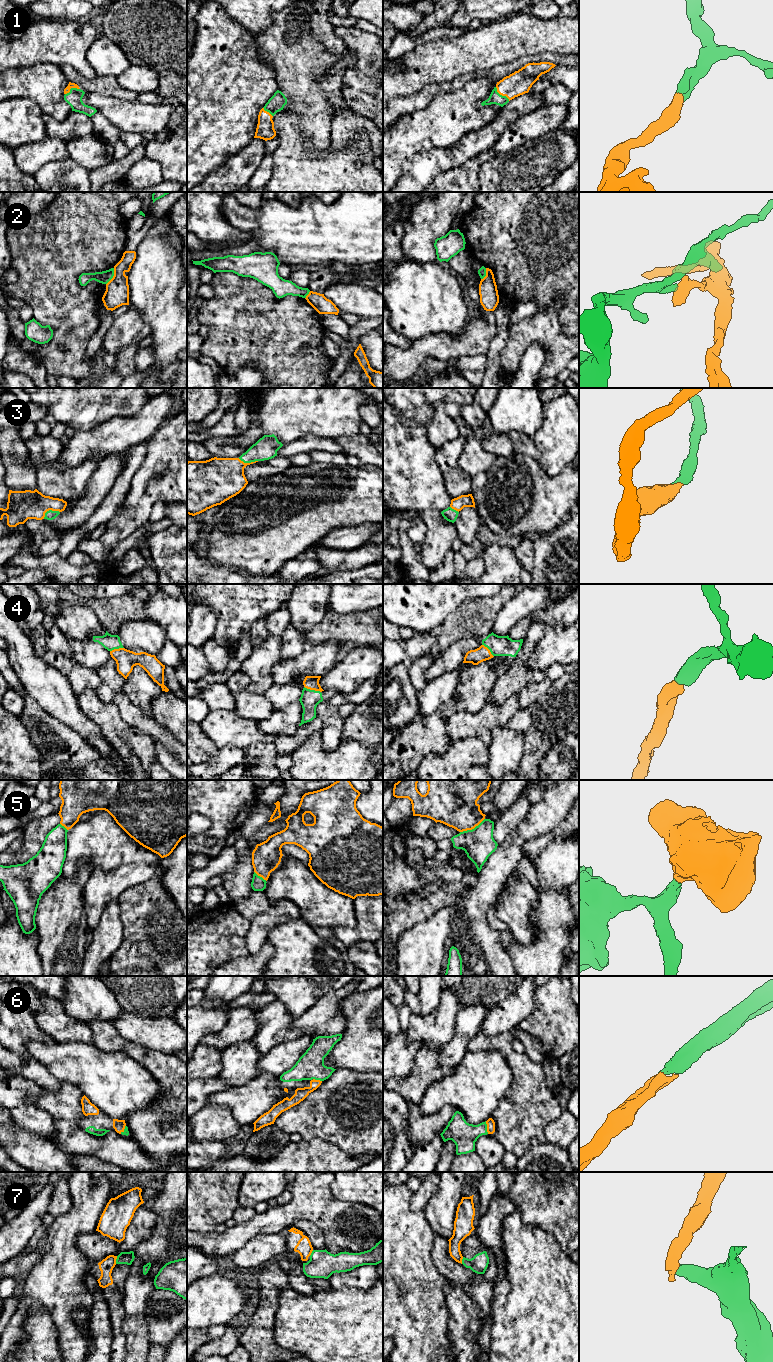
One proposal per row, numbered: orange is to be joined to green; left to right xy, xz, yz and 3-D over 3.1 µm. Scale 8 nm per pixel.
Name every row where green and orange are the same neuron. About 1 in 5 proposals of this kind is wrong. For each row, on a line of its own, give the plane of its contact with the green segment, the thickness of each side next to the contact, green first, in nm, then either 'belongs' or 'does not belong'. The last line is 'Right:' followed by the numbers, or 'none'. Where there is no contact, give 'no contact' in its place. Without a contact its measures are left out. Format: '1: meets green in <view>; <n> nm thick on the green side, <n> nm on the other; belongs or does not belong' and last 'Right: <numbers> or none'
1: meets green in yz; 100 nm thick on the green side, 190 nm on the other; belongs
2: meets green in xy; 100 nm thick on the green side, 190 nm on the other; does not belong
3: meets green in xy; 80 nm thick on the green side, 240 nm on the other; belongs
4: meets green in xz; 150 nm thick on the green side, 110 nm on the other; belongs
5: meets green in yz; 260 nm thick on the green side, 360 nm on the other; belongs
6: meets green in yz; 200 nm thick on the green side, 70 nm on the other; belongs
7: meets green in xy; 100 nm thick on the green side, 120 nm on the other; does not belong
Right: 1, 3, 4, 5, 6

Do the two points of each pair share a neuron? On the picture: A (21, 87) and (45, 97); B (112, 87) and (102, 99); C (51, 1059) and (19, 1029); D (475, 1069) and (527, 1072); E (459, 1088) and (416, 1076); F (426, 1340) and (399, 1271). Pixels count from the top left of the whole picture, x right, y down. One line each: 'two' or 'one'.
A: one
B: two
C: two
D: two
E: two
F: one

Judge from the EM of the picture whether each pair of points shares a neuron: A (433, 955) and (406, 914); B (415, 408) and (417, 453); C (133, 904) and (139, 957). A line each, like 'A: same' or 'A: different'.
A: different
B: different
C: same

